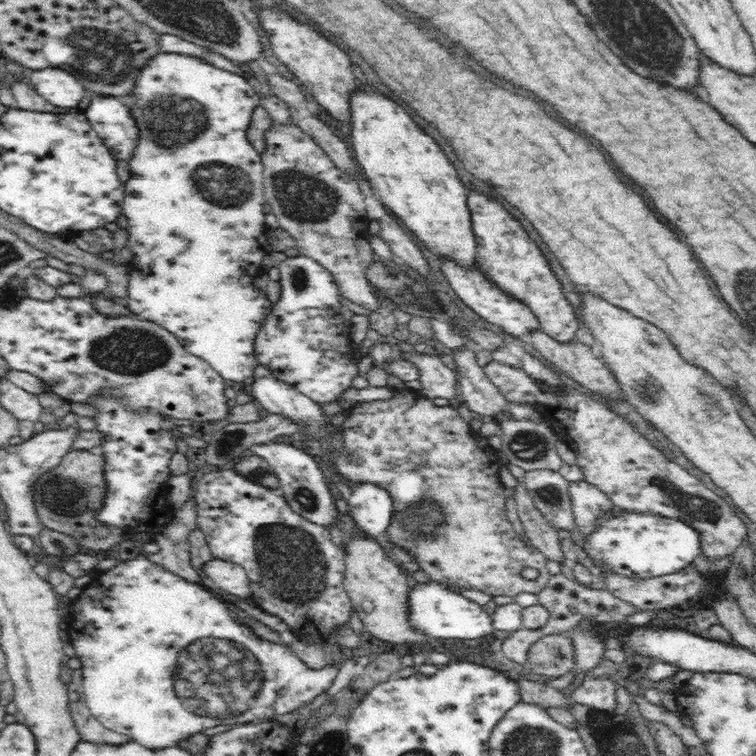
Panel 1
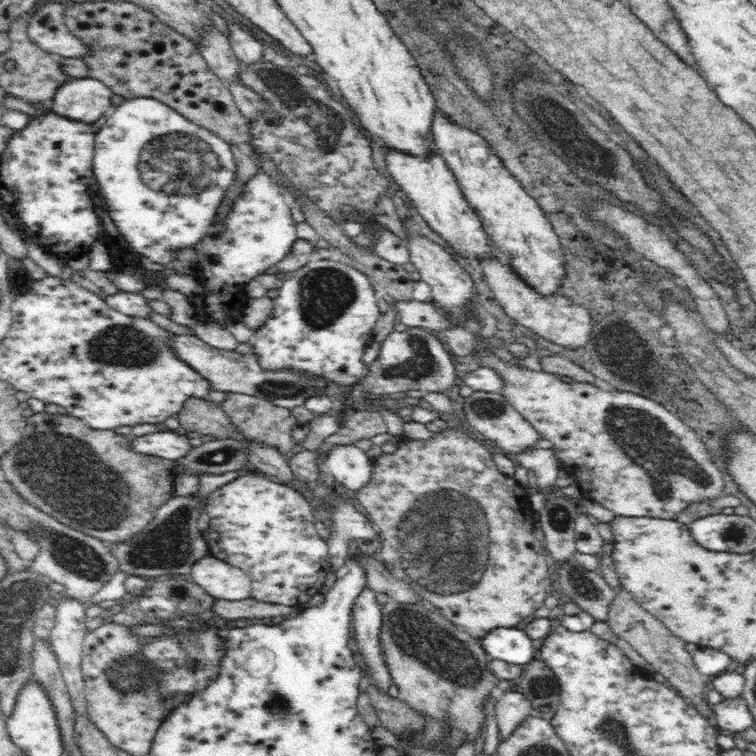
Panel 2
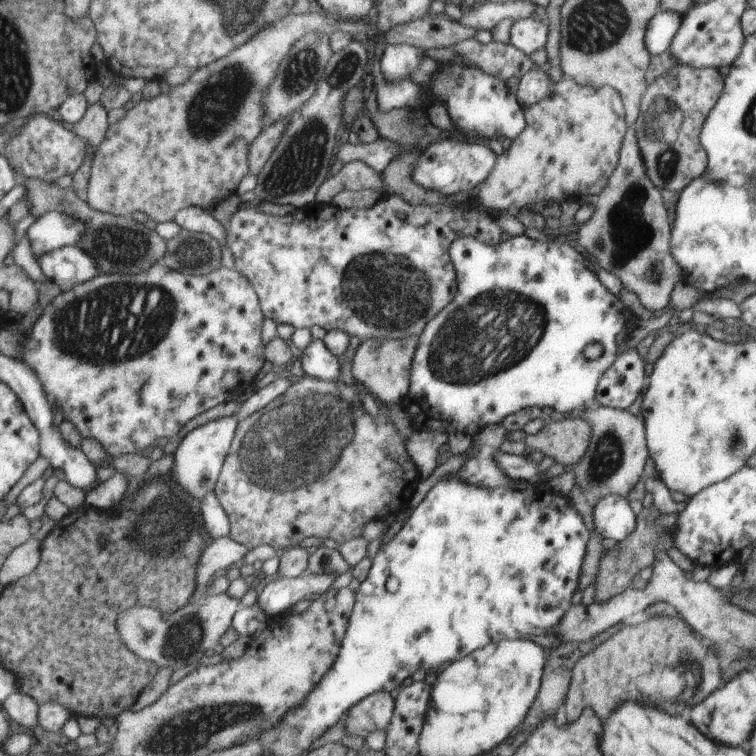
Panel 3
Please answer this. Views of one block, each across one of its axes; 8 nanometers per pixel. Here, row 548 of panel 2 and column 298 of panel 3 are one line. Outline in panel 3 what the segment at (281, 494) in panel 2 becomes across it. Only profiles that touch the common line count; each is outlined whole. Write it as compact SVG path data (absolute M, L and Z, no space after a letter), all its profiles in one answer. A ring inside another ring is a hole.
M385 196L379 198L379 202L367 210L343 210L343 208L335 208L335 206L327 206L327 208L319 208L319 206L307 206L303 210L295 210L293 214L287 214L283 218L277 216L267 216L263 214L263 210L249 208L249 210L239 210L231 216L231 220L223 226L225 234L227 234L227 246L233 254L233 262L235 262L235 270L245 276L249 280L249 284L255 288L259 304L261 304L261 312L273 320L277 326L279 324L287 324L293 326L295 330L301 328L311 328L311 326L321 326L327 332L331 330L339 330L345 332L347 336L355 336L361 342L365 340L383 340L383 342L395 342L395 340L405 340L405 338L417 338L425 324L445 306L451 302L451 298L457 296L457 270L451 262L449 256L449 248L451 242L459 240L459 238L477 238L479 242L487 244L487 246L497 246L499 244L499 228L497 224L489 218L487 210L481 206L479 210L471 210L469 204L457 204L457 206L447 206L447 204L439 204L439 206L427 206L427 204L419 204L419 206L411 206L407 204L403 198L399 196Z

